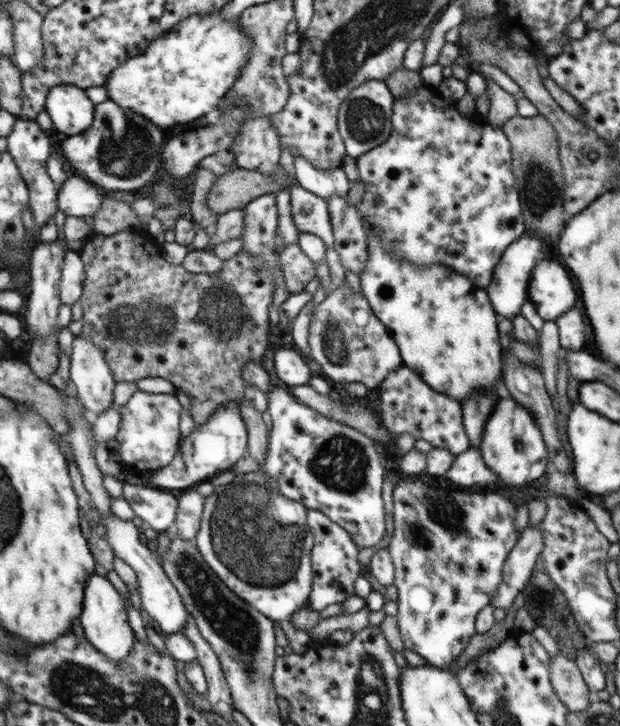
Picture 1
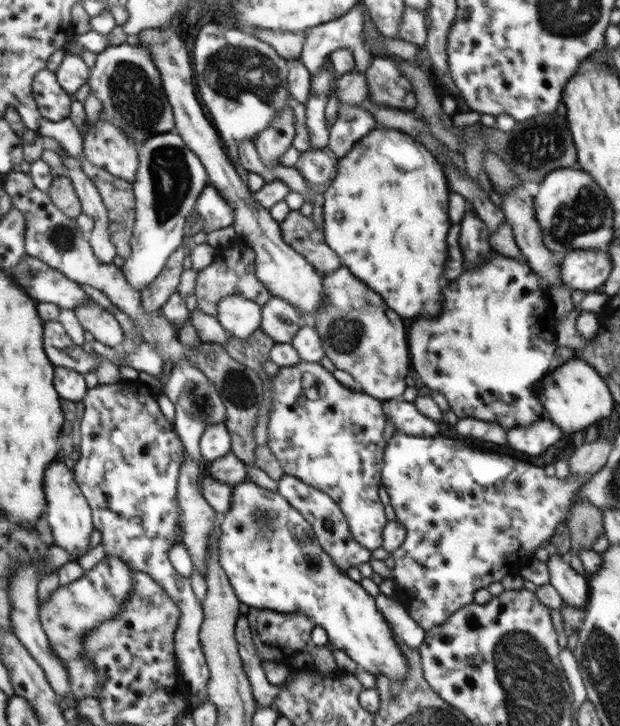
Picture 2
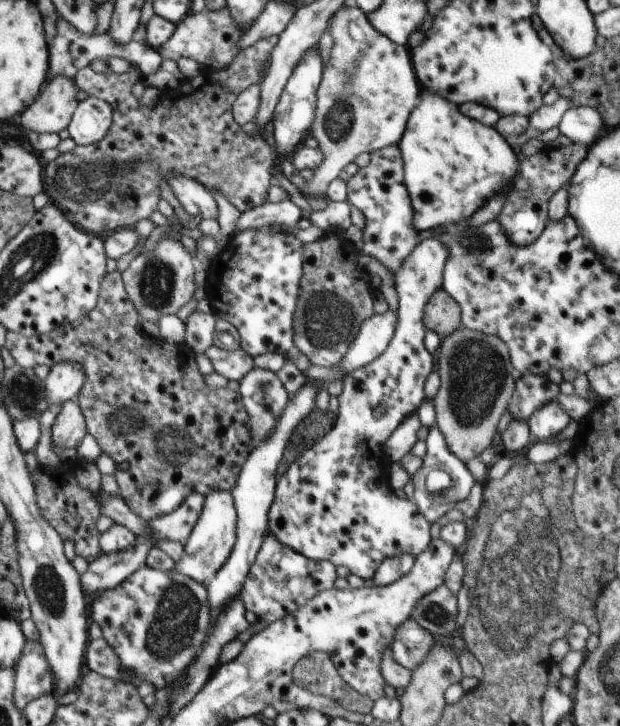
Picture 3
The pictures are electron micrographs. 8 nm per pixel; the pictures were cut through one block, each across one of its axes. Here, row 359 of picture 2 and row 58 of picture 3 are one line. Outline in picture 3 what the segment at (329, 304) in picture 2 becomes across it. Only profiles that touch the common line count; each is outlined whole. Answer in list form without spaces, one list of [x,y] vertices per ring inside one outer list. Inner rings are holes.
[[[351,1],[340,7],[333,14],[330,34],[334,38],[334,48],[330,52],[330,62],[323,68],[322,82],[316,91],[316,116],[310,129],[311,136],[317,142],[324,160],[322,166],[313,170],[314,176],[306,181],[306,194],[303,196],[317,196],[314,200],[327,200],[325,190],[333,180],[339,177],[340,171],[354,158],[362,153],[373,153],[388,146],[399,144],[410,113],[420,100],[422,87],[417,79],[410,49],[400,46],[380,34],[370,24],[366,14]]]

